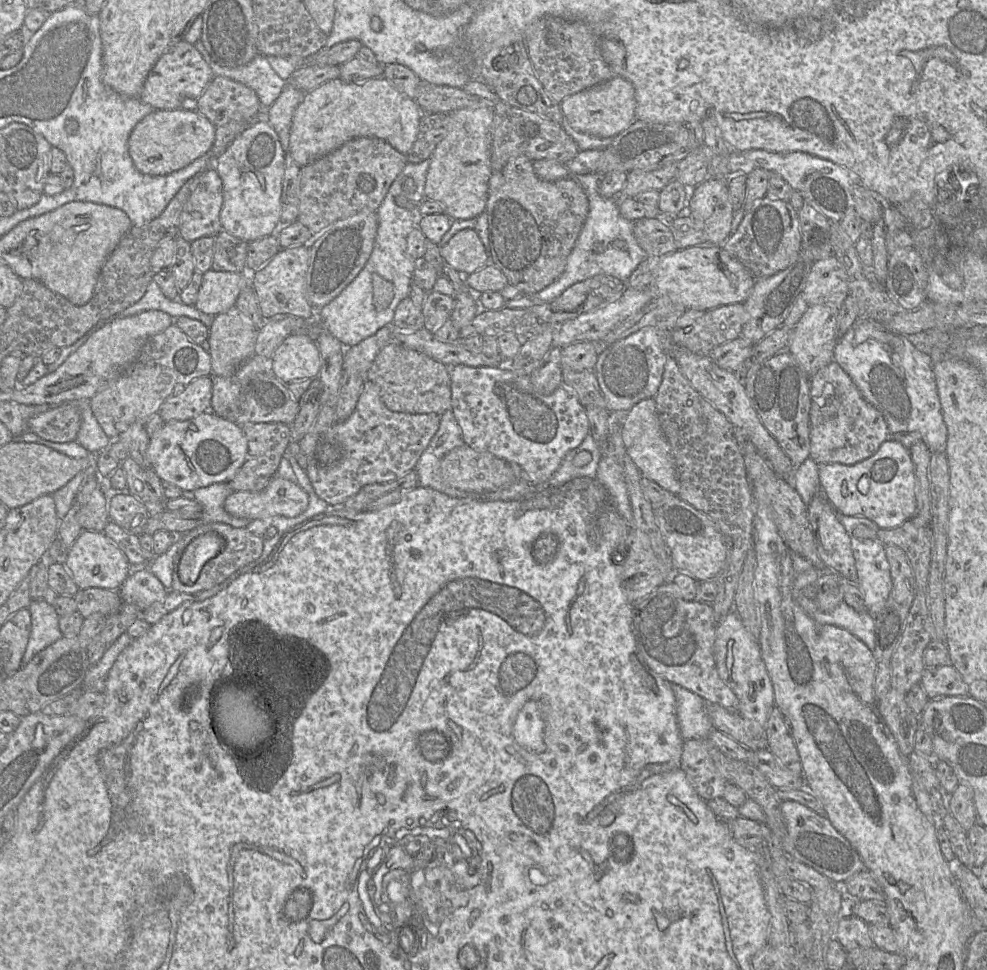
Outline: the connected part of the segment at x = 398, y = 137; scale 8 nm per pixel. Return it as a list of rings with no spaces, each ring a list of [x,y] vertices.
[[[382,76],[359,83],[346,83],[339,78],[332,79],[304,94],[292,117],[289,152],[294,162],[304,167],[352,139],[374,137],[389,143],[401,154],[407,155],[417,139],[421,114],[421,109],[414,99],[402,94]]]

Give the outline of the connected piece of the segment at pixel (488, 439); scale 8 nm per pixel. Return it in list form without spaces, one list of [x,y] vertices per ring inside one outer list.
[[[505,363],[497,366],[450,367],[451,409],[462,431],[464,443],[476,451],[489,452],[498,458],[516,463],[523,472],[523,479],[531,485],[546,485],[559,468],[566,454],[579,447],[589,433],[585,408],[575,392],[561,385],[550,395],[535,391],[530,376],[518,374]]]

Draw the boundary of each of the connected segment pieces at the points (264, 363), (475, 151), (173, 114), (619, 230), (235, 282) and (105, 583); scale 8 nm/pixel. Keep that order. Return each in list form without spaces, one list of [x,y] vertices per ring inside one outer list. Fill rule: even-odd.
[[[253,355],[230,377],[210,375],[212,382],[211,409],[218,416],[230,421],[241,415],[239,395],[256,374],[272,373],[272,359]]]
[[[466,108],[448,113],[449,125],[446,137],[432,153],[426,176],[425,196],[445,206],[445,214],[451,220],[477,218],[486,209],[489,180],[492,175],[491,132],[494,108]]]
[[[155,110],[133,128],[128,144],[135,168],[145,175],[164,176],[181,170],[209,154],[215,140],[215,126],[197,111]]]
[[[596,173],[574,177],[583,188],[589,201],[589,212],[577,241],[567,258],[563,273],[549,286],[532,295],[542,303],[559,297],[567,288],[596,275],[609,275],[626,281],[636,268],[647,258],[633,234],[633,222],[621,216],[617,204],[618,197],[605,198],[599,192],[602,179]]]
[[[208,270],[202,275],[194,304],[205,314],[218,315],[236,306],[239,293],[249,285],[249,274]]]
[[[83,530],[74,543],[68,548],[64,564],[79,589],[104,588],[119,590],[133,567],[117,545],[108,539],[103,532]]]

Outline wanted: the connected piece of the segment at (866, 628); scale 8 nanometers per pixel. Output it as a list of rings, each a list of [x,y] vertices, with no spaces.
[[[842,601],[831,612],[815,611],[809,616],[818,624],[829,624],[847,630],[873,651],[875,620],[867,611],[857,612],[845,601]]]

